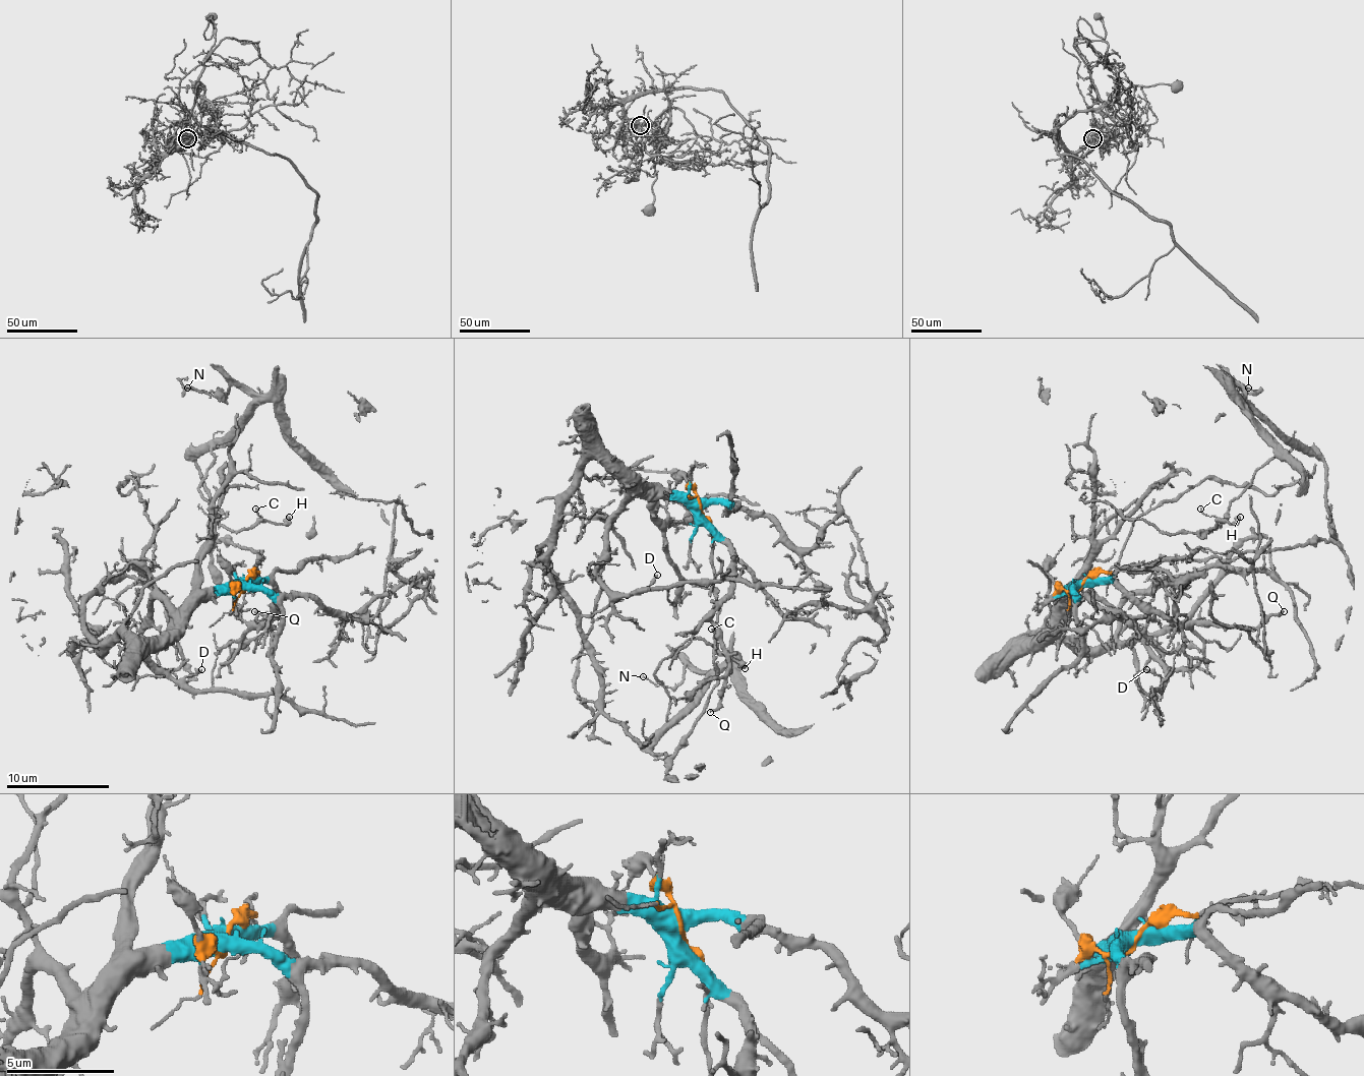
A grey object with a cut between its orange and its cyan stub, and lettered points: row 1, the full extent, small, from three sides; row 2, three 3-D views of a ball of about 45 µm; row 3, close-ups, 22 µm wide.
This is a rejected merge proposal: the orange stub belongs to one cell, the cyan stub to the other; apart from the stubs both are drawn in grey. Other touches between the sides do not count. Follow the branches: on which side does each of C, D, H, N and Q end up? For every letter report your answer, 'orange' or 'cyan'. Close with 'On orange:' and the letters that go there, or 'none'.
C: orange
D: cyan
H: orange
N: orange
Q: cyan
On orange: C, H, N

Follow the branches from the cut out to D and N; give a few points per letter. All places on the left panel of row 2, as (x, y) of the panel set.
D: (246, 583), (178, 606), (153, 601), (139, 648), (173, 676), (201, 668)
N: (246, 583), (258, 571), (261, 552), (215, 537), (196, 459), (253, 400), (233, 383), (228, 392), (186, 386)

